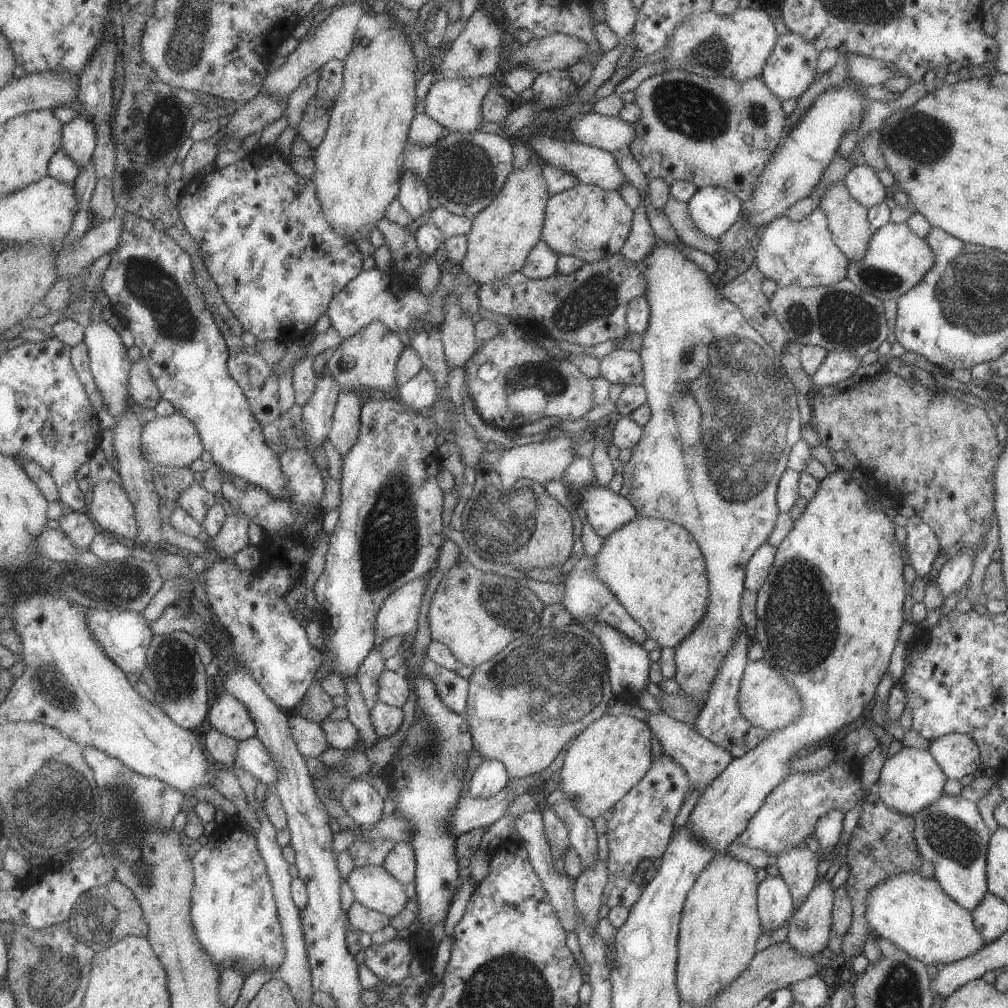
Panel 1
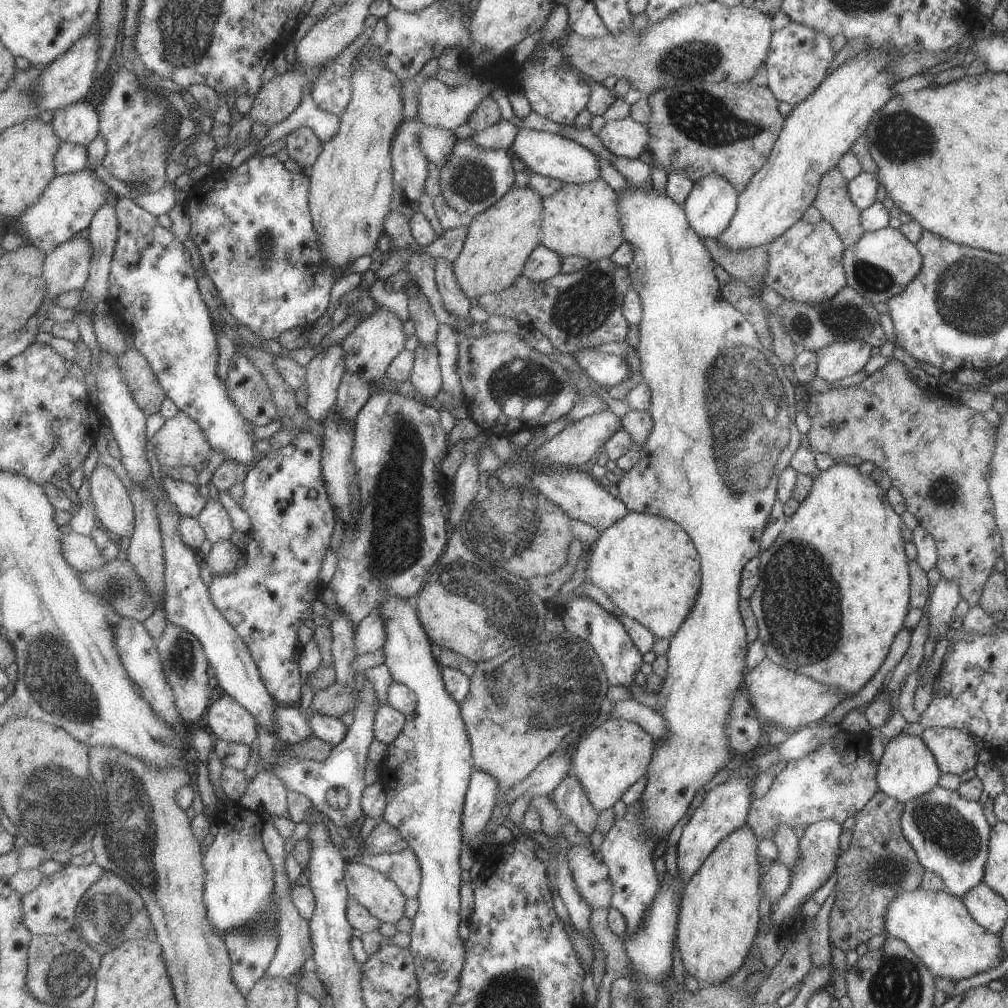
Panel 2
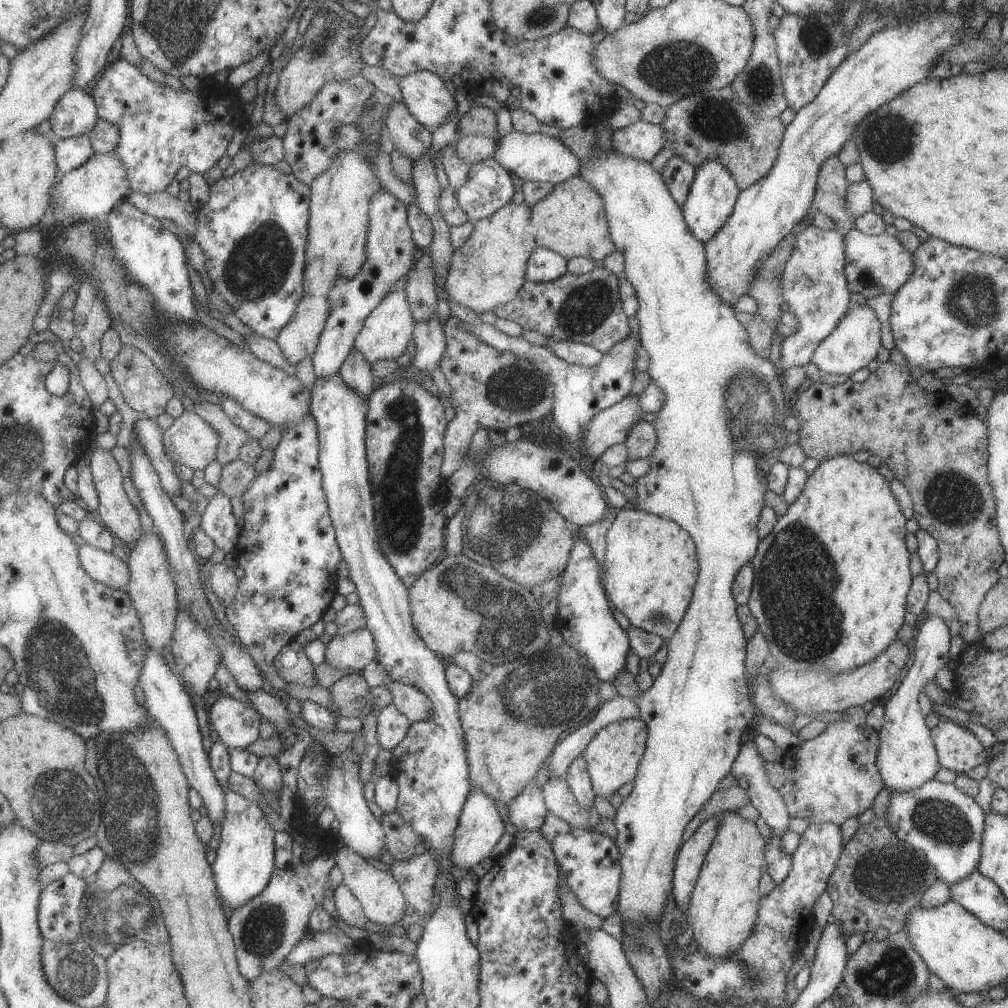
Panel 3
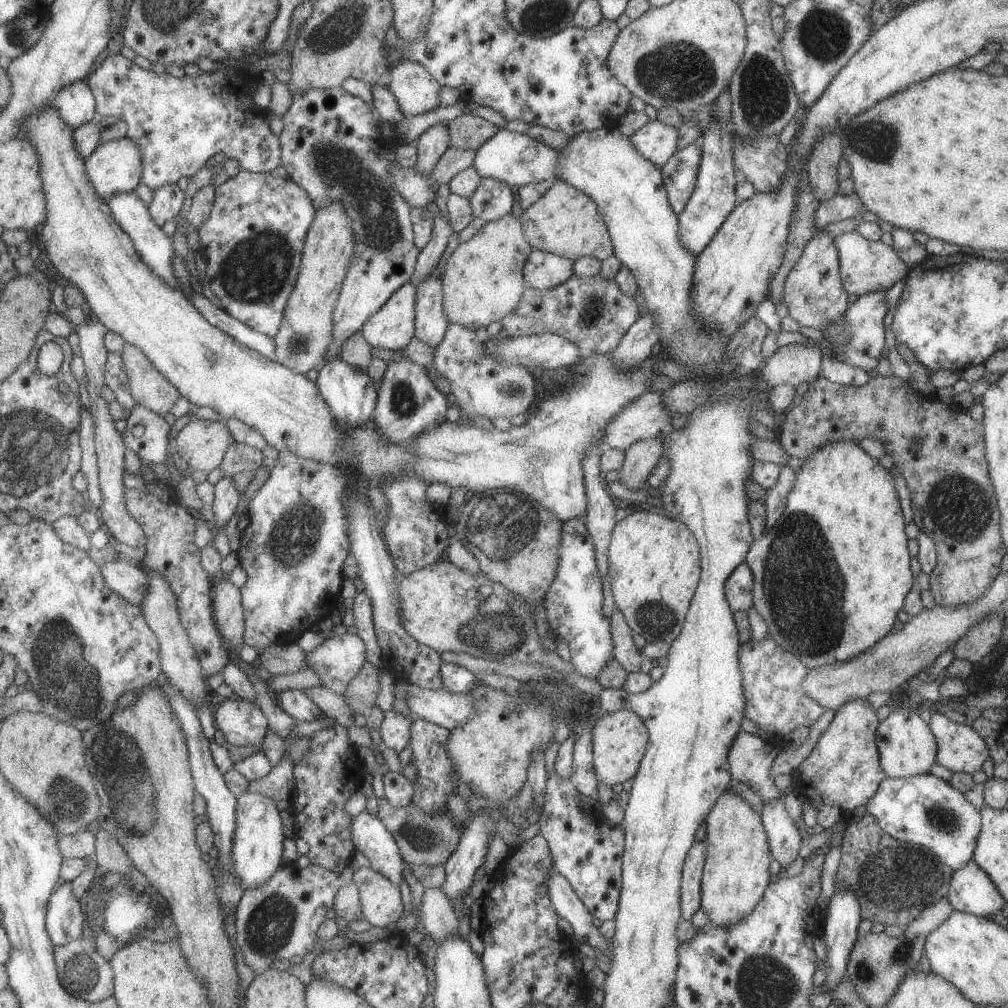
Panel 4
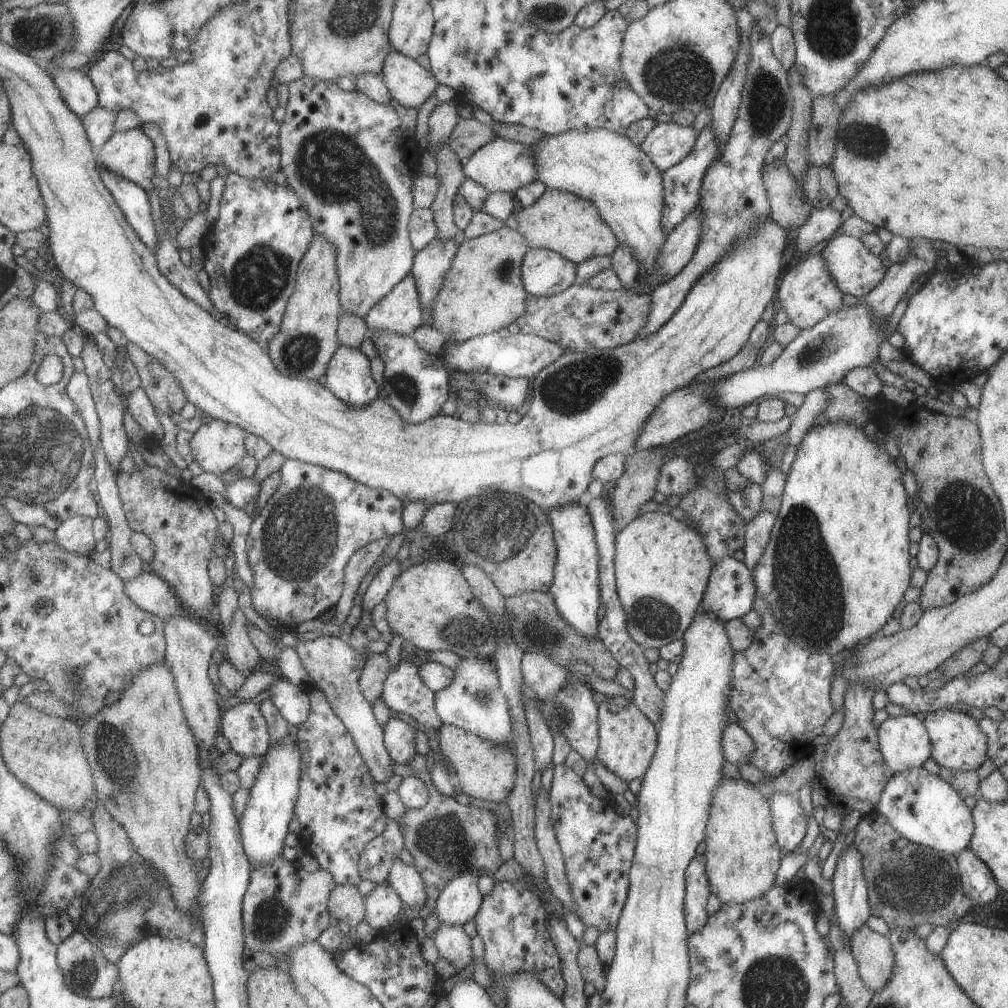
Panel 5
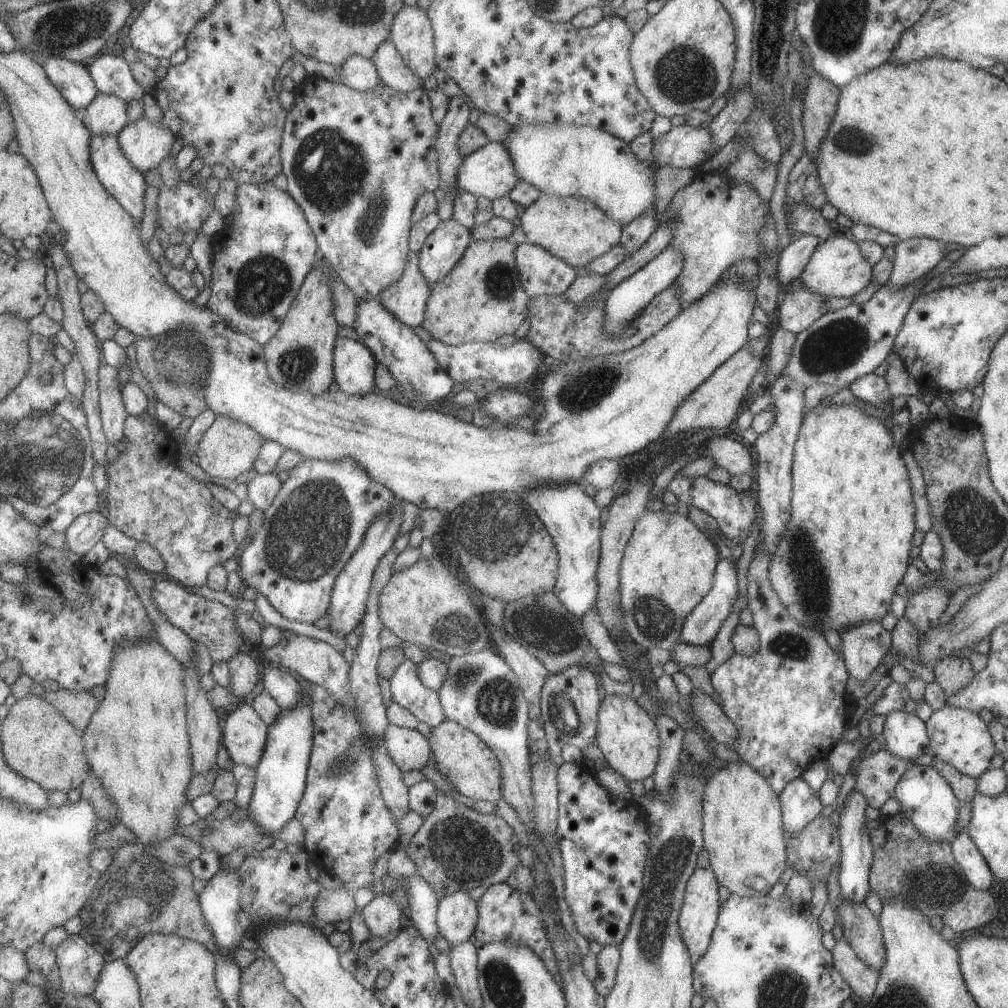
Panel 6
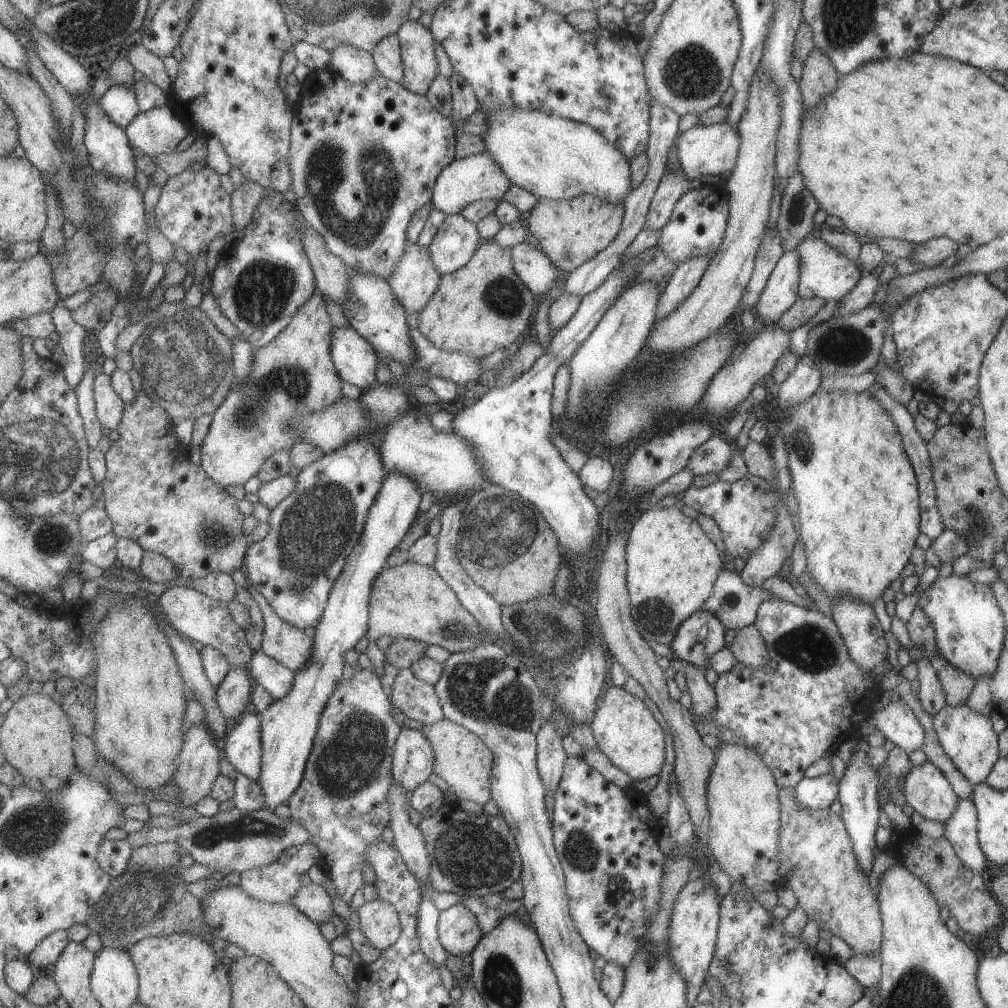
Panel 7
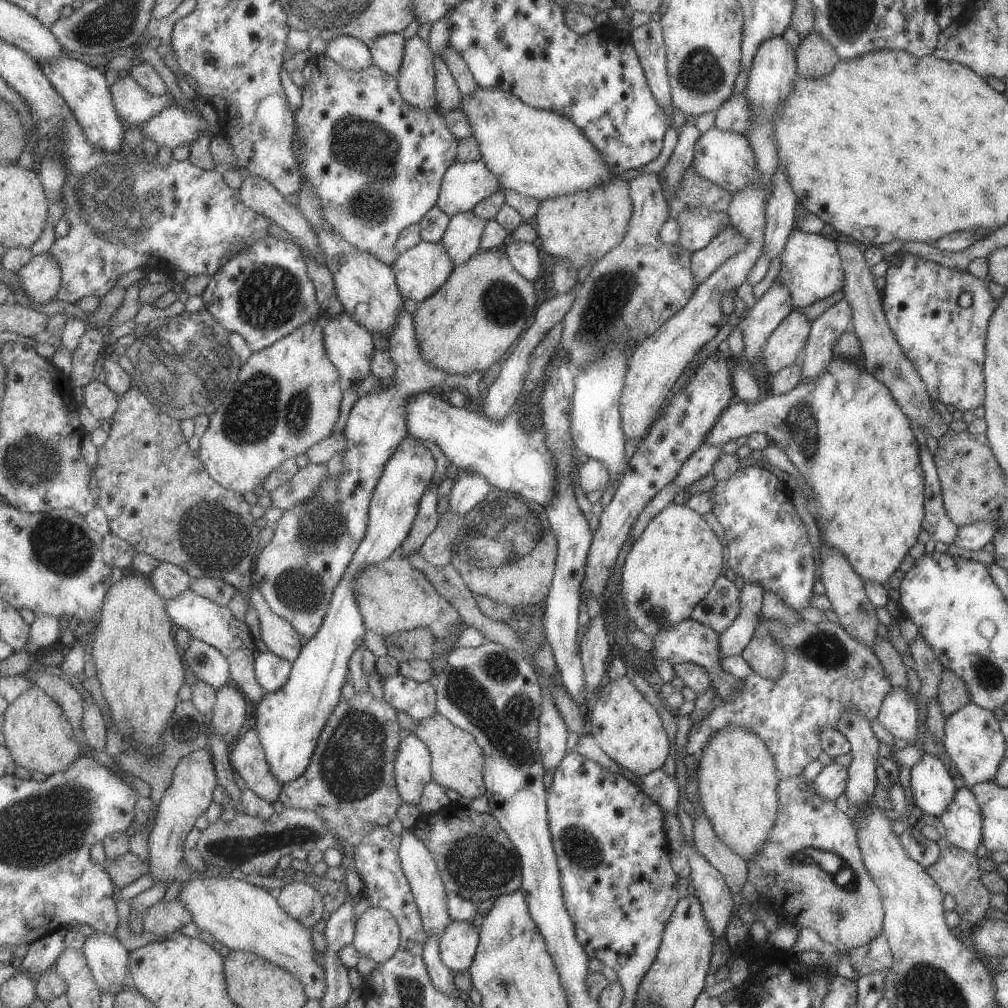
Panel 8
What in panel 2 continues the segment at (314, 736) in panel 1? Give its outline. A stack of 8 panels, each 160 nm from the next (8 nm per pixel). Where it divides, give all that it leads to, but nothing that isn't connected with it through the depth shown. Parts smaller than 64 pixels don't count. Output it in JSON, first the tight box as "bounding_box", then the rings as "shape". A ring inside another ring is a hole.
{"bounding_box":[274,705,314,743],"shape":[[[278,705],[274,715],[274,735],[279,743],[300,743],[314,734],[309,721],[309,714],[300,710],[298,705]]]}

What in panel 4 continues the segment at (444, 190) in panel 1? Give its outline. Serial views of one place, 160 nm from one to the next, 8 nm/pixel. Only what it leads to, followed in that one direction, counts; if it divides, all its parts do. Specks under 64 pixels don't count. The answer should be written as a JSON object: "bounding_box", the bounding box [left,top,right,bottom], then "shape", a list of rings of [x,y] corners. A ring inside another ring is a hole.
{"bounding_box":[468,177,515,221],"shape":[[[484,177],[468,199],[472,217],[483,221],[499,220],[511,212],[515,202],[509,184],[495,178]]]}

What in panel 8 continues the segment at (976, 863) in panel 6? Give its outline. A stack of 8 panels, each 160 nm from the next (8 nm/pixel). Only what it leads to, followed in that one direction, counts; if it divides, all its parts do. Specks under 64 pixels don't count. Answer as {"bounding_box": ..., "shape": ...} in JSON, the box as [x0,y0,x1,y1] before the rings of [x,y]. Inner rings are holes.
{"bounding_box":[939,786,983,856],"shape":[[[964,786],[956,790],[954,798],[951,800],[951,802],[949,802],[949,806],[943,810],[943,814],[941,814],[939,819],[945,828],[945,840],[948,845],[977,856],[983,852],[981,847],[981,812],[975,798],[973,797],[973,794],[971,794],[967,787]]]}

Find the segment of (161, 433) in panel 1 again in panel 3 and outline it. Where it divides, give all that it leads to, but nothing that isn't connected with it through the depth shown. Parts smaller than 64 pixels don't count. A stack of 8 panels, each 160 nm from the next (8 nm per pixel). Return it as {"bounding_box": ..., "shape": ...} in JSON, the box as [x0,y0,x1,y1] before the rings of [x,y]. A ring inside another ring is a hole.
{"bounding_box":[164,410,220,470],"shape":[[[194,410],[185,411],[164,432],[164,445],[173,462],[205,470],[218,458],[220,434]]]}

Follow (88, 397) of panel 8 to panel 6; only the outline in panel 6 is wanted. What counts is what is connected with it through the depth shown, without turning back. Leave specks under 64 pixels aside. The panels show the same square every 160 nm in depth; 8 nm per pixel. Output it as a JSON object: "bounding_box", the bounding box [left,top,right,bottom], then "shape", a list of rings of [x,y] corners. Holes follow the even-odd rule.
{"bounding_box":[99,362,131,446],"shape":[[[105,362],[99,368],[100,408],[102,422],[109,444],[115,446],[126,437],[126,421],[131,415],[124,402],[119,370]]]}

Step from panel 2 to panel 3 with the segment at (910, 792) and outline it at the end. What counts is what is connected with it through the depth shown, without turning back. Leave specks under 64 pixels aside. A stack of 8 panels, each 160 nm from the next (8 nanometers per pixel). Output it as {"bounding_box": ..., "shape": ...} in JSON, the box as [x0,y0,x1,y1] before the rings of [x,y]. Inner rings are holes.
{"bounding_box":[876,615,949,792],"shape":[[[928,615],[921,626],[915,629],[911,646],[911,662],[904,677],[890,696],[882,701],[884,721],[877,731],[879,741],[876,752],[876,765],[884,786],[891,791],[907,792],[933,779],[940,767],[930,729],[923,721],[923,714],[917,703],[922,688],[935,676],[939,668],[949,661],[949,632],[941,618]]]}

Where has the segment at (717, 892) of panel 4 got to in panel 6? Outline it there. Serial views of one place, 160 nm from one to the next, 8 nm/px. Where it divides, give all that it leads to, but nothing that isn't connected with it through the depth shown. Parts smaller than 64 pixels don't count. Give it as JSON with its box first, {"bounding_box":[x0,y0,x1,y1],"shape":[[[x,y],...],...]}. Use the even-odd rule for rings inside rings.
{"bounding_box":[702,761,786,898],"shape":[[[738,761],[712,772],[702,796],[702,840],[709,854],[709,869],[717,884],[739,898],[766,896],[786,868],[786,845],[778,795],[772,792],[761,774]]]}

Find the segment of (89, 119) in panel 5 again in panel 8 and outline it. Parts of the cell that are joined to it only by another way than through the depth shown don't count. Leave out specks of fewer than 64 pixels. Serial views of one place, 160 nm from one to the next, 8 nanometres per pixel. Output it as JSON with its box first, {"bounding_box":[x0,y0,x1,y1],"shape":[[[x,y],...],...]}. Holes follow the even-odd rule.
{"bounding_box":[111,73,176,126],"shape":[[[130,73],[129,76],[121,76],[111,86],[111,91],[119,117],[130,126],[149,122],[165,108],[176,105],[171,94],[153,96]]]}

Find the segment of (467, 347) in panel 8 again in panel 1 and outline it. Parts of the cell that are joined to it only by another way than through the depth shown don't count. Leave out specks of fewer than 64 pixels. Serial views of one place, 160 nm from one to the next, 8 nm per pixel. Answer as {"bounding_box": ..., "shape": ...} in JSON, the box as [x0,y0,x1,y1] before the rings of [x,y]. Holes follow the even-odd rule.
{"bounding_box":[461,156,548,286],"shape":[[[531,156],[526,168],[510,172],[501,192],[472,218],[471,228],[466,234],[466,253],[461,266],[473,283],[481,286],[501,280],[526,264],[527,253],[541,239],[548,198],[540,163],[535,157]]]}

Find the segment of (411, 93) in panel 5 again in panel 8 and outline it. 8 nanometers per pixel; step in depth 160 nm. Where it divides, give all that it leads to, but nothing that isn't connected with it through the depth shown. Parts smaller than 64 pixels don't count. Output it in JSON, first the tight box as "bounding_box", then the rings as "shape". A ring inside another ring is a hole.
{"bounding_box":[370,34,406,79],"shape":[[[383,34],[370,46],[374,64],[397,79],[402,74],[406,40],[403,34]]]}

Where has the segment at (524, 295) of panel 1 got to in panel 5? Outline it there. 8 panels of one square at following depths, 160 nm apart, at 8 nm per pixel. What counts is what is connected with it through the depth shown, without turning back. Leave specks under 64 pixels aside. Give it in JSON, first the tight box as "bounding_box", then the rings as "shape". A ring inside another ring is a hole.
{"bounding_box":[515,283,649,352],"shape":[[[574,283],[552,296],[526,294],[527,315],[515,322],[520,333],[555,342],[564,352],[609,350],[632,342],[647,322],[649,293],[633,294],[629,290],[601,290],[587,284]]]}

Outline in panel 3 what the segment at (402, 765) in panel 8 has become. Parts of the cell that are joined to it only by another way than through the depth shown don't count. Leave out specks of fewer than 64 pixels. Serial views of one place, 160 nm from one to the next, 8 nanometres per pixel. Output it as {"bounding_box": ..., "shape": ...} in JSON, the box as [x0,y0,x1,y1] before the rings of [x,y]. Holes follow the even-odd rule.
{"bounding_box":[377,703,411,752],"shape":[[[393,703],[378,714],[377,739],[381,748],[393,752],[409,734],[411,719]]]}

